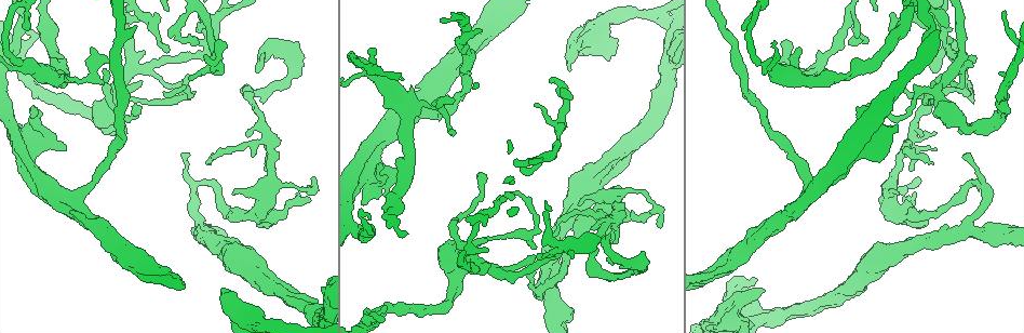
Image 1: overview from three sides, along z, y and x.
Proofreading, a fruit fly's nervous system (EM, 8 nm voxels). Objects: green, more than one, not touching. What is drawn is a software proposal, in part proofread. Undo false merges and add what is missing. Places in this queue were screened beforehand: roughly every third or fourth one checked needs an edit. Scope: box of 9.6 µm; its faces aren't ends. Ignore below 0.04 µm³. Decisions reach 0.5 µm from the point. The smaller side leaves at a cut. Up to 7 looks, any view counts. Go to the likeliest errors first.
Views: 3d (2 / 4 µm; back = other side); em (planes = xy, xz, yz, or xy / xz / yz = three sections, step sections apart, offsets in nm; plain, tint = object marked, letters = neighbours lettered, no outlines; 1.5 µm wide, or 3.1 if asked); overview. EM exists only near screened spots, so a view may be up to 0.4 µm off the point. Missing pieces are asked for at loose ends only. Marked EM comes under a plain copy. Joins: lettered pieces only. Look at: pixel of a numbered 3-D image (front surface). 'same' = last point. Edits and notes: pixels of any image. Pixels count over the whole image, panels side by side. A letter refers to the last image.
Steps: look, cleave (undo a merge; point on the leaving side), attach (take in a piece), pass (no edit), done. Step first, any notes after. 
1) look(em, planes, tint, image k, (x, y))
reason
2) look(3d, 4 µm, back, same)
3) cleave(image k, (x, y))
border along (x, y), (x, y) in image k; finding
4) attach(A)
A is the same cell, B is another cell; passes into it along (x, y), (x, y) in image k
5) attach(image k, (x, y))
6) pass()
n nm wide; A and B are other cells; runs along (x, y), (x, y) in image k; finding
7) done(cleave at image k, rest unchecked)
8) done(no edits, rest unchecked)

look(em, xz, step 4, letters, image 1, (603, 241))
an open end

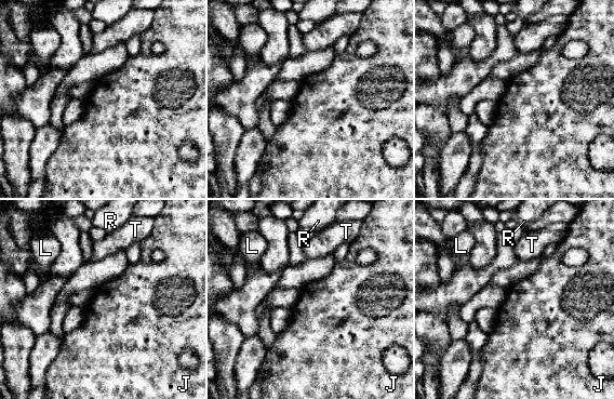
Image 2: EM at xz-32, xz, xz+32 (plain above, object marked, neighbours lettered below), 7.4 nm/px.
look(em, planes, letters, same)

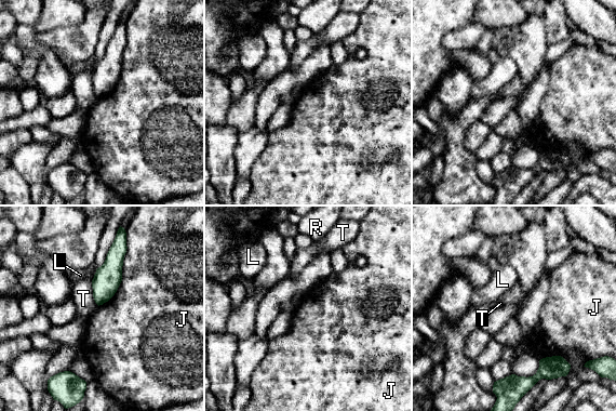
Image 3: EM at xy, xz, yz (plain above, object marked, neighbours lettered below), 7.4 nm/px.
pass()
J, L, R and T are other cells; runs along (121, 230), (119, 248), (99, 302) in image 3; no lettered piece goes on from it

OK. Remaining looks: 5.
look(em, xz, step 8, tint, image 1, (763, 291))
branch stops here

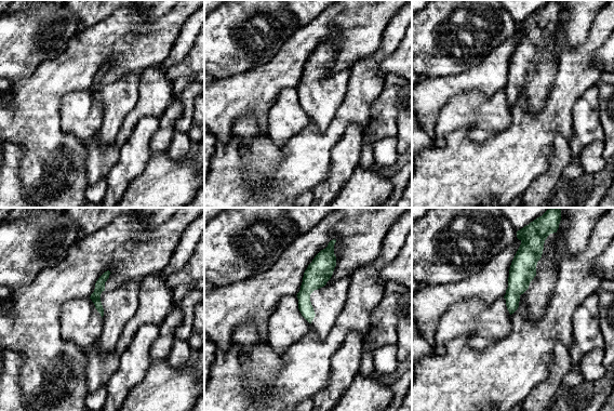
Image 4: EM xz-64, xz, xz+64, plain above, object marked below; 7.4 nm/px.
look(em, planes, tint, same)

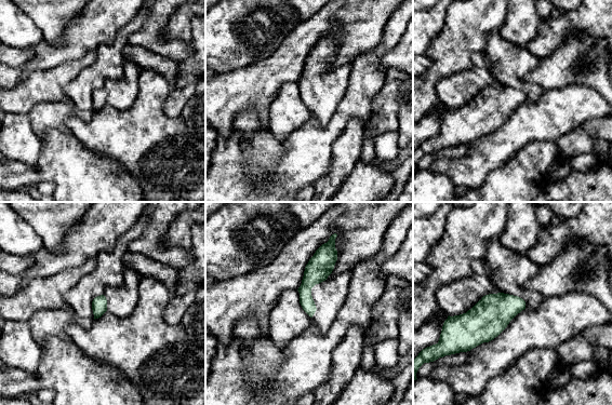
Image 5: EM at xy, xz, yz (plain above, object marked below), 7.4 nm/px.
look(em, planes, letters, same)

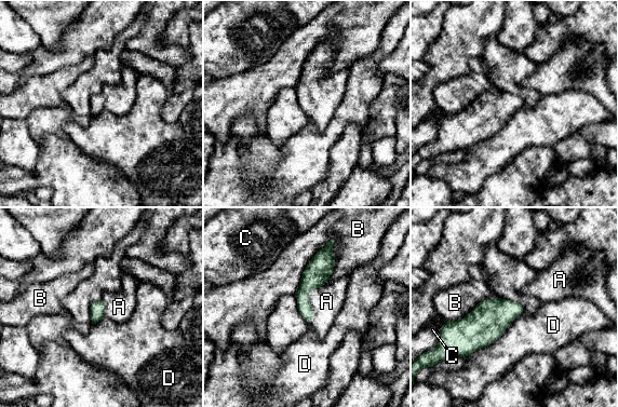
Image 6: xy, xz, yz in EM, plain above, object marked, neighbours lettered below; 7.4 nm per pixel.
attach(A)
D touches over 550 nm; A is the same cell, B, C and D are other cells; passes into it along (318, 271), (308, 300), (326, 301) in image 6; it goes on there

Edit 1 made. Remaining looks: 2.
look(3d, 2 µm, image 1, (727, 28))
free end

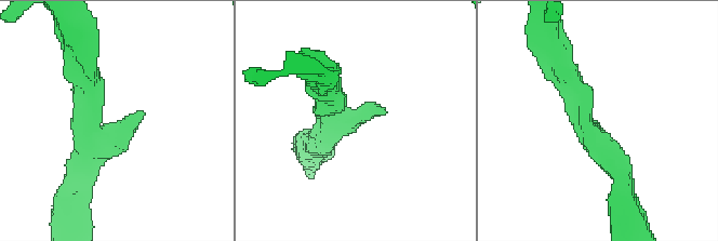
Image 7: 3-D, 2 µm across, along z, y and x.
look(em, planes, letters, image 7, (139, 113))

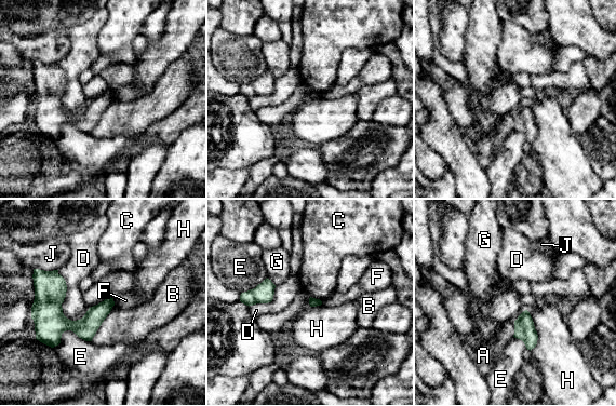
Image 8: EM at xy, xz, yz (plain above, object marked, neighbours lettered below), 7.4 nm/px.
pass()
B touches over 320 nm; A, B, C, D, E, F, G, H and J are other cells; runs along (44, 297), (69, 325), (110, 303) in image 8; no lettered piece goes on from it

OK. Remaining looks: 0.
done(attach at image 6, rest unchecked)

